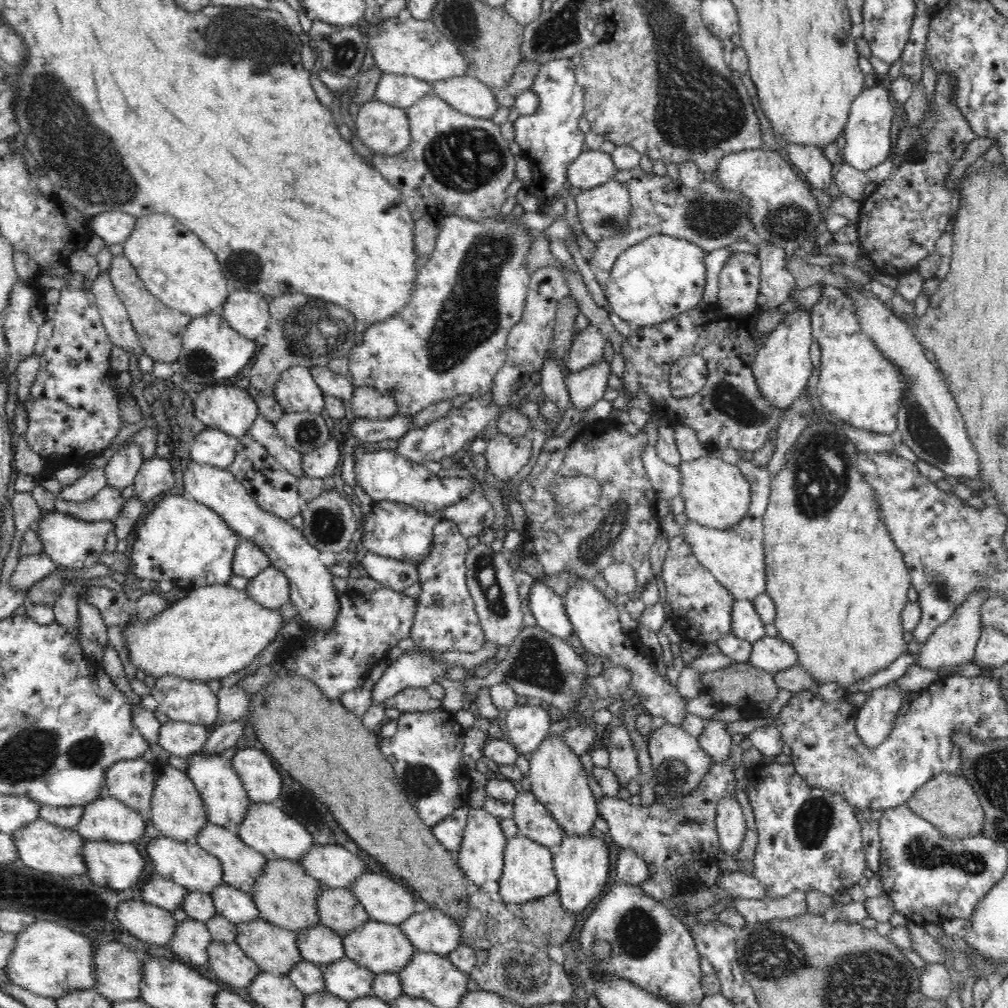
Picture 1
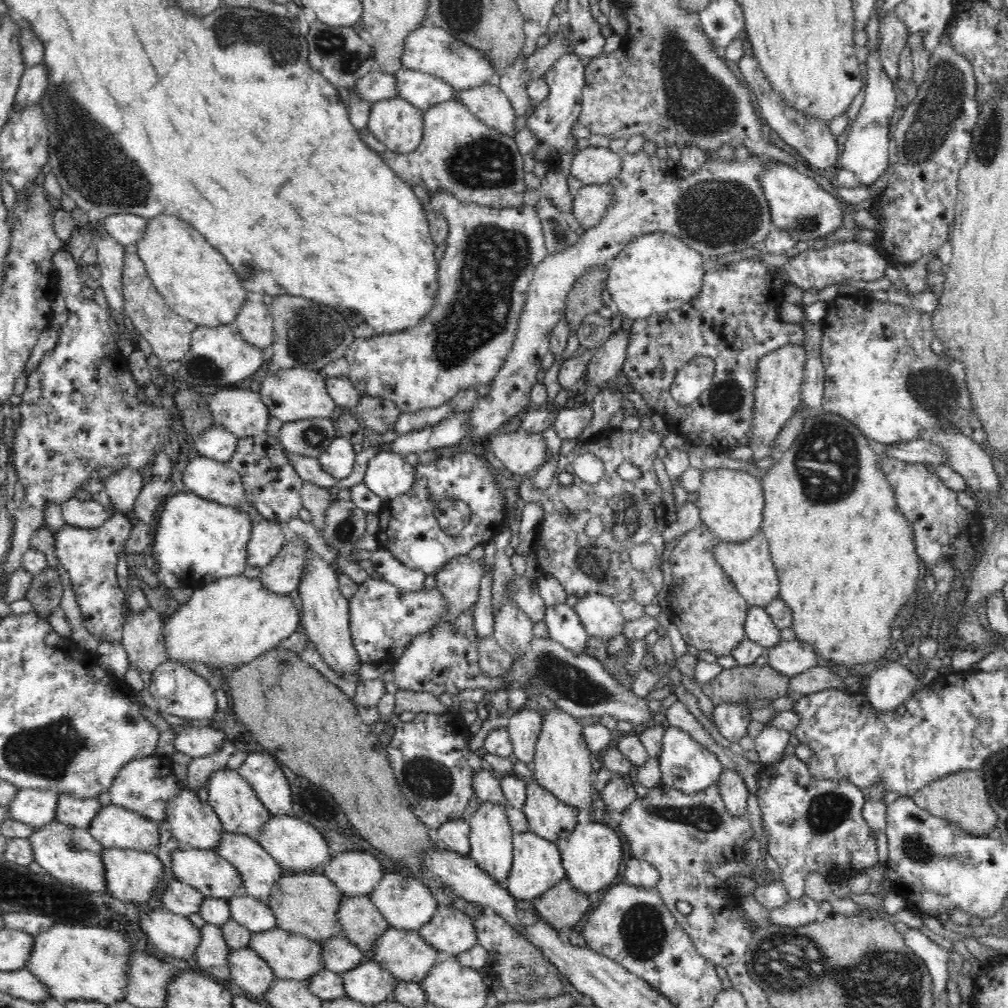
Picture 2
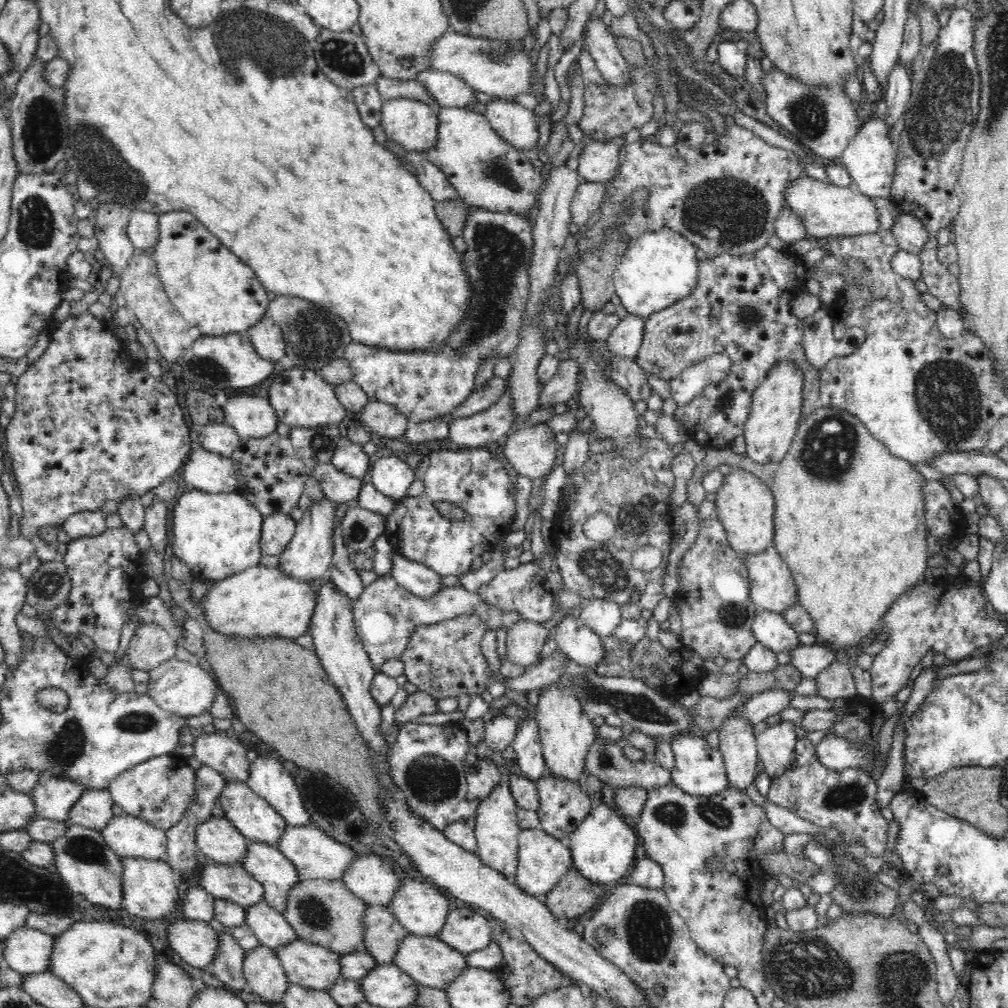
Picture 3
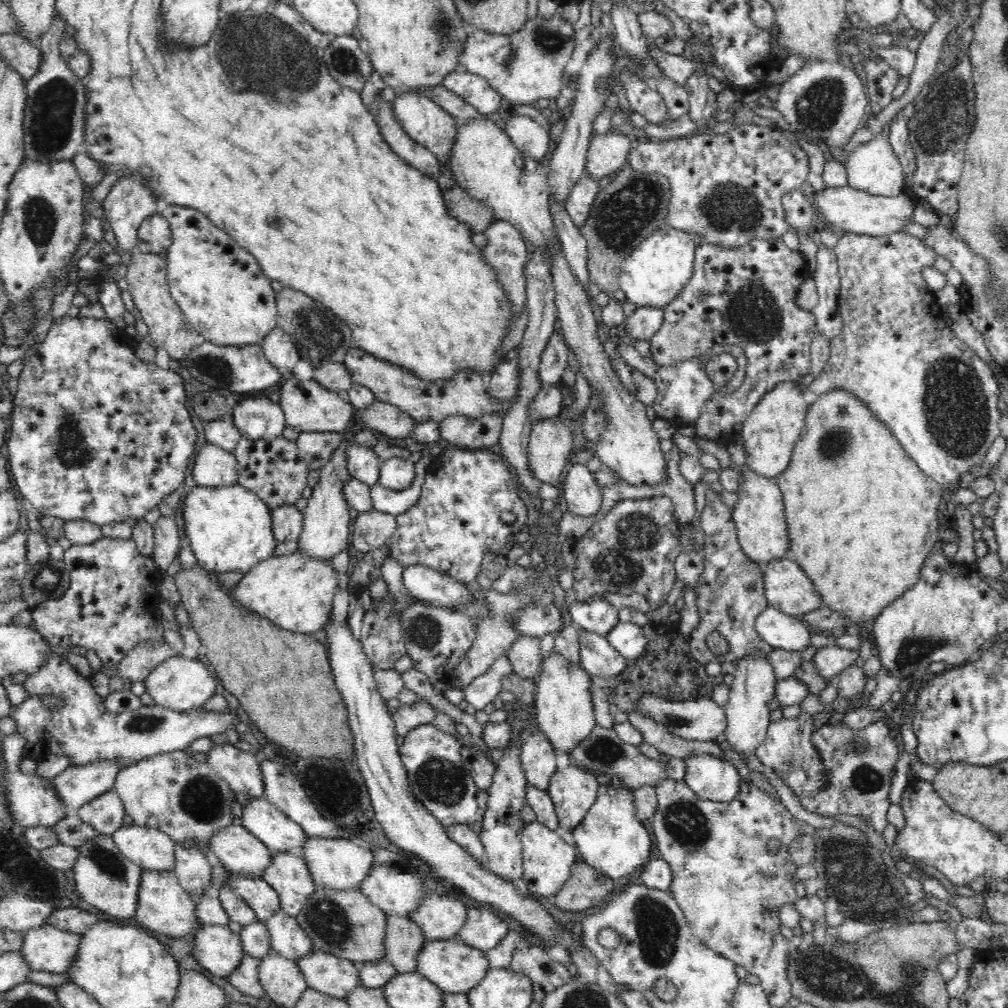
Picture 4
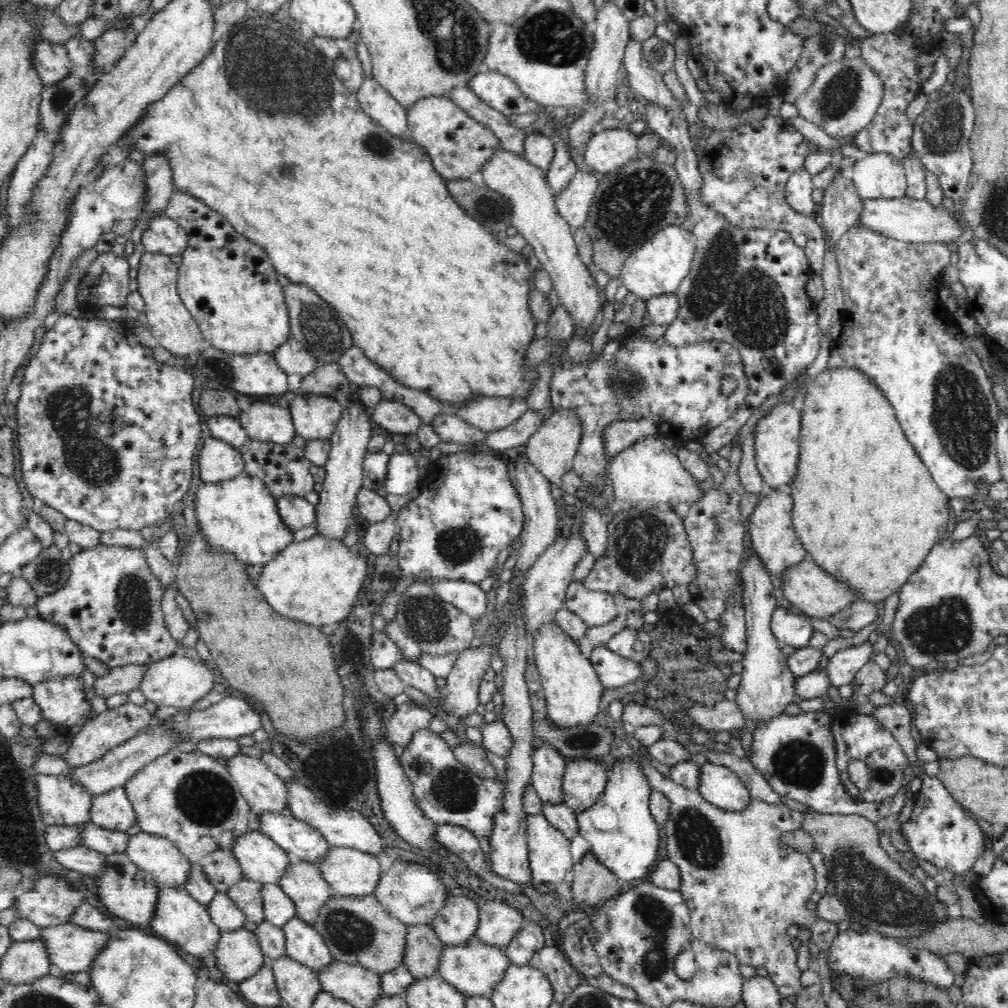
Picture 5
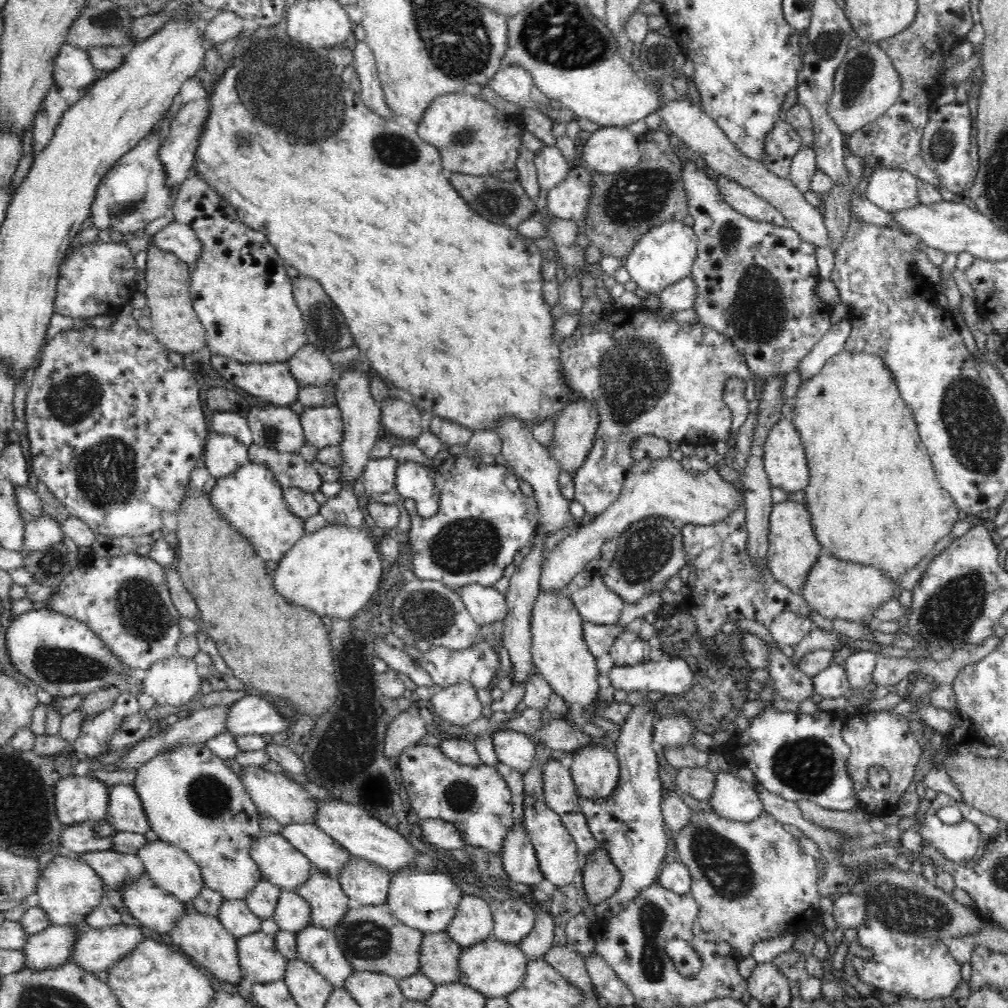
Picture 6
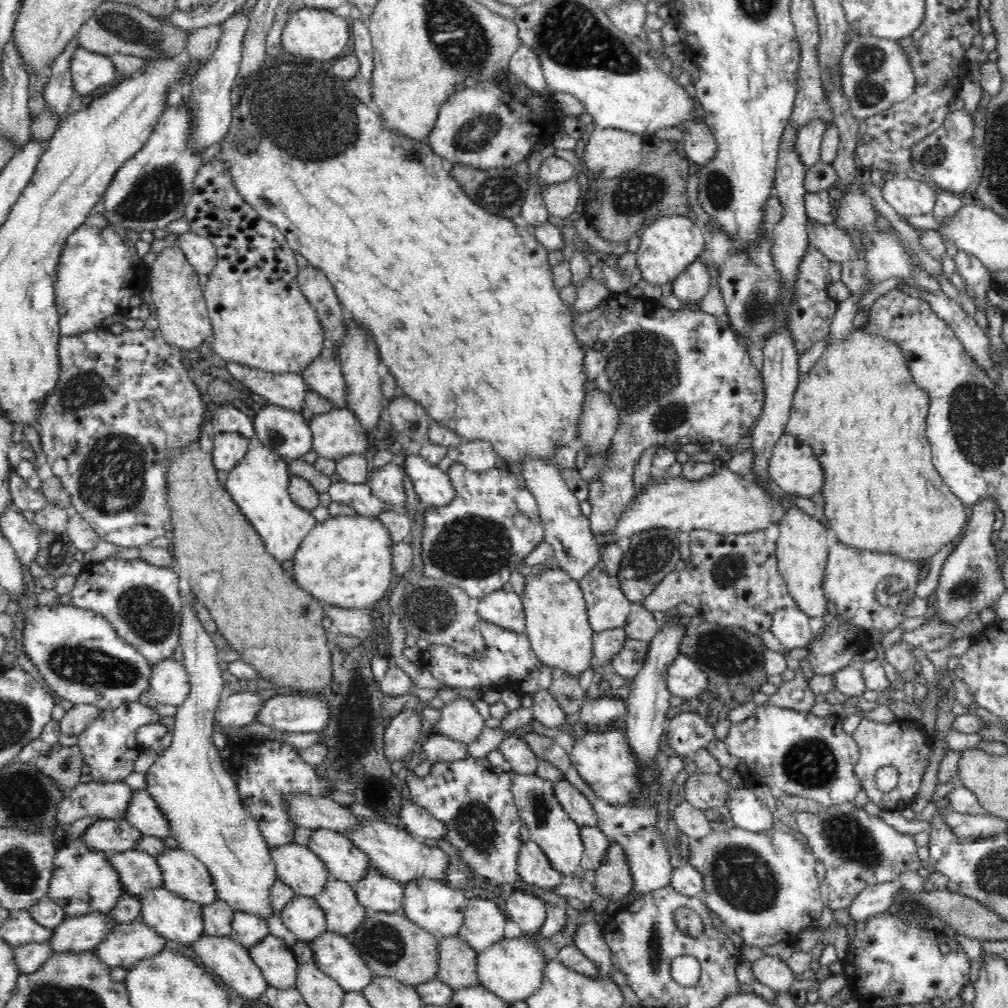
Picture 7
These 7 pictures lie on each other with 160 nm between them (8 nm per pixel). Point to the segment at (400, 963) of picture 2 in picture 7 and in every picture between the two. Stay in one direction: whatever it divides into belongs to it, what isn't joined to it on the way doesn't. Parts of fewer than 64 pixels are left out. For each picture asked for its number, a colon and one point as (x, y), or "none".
3: (427, 960)
4: (452, 966)
5: (474, 968)
6: (493, 968)
7: (511, 969)

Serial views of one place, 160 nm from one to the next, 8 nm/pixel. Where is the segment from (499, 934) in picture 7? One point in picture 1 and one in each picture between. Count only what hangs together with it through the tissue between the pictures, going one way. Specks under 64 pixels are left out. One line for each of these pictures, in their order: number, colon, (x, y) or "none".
1: (384, 900)
2: (405, 903)
3: (420, 907)
4: (439, 917)
5: (457, 921)
6: (473, 921)

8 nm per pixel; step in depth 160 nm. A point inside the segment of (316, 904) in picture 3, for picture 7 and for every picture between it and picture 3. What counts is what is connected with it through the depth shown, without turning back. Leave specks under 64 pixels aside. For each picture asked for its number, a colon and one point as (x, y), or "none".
4: (343, 922)
5: (356, 929)
6: (371, 938)
7: (392, 946)

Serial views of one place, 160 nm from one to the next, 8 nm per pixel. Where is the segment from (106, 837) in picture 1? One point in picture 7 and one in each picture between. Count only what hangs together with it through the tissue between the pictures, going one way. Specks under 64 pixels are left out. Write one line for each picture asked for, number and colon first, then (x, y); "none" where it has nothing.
2: (112, 825)
3: (129, 836)
4: (152, 849)
5: (159, 857)
6: (170, 868)
7: (182, 873)

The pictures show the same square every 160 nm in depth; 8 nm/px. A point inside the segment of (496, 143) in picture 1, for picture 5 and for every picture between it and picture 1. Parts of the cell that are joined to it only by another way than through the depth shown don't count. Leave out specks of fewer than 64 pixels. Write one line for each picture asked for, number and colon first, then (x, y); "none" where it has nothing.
2: (479, 165)
3: (486, 171)
4: (484, 162)
5: (647, 473)

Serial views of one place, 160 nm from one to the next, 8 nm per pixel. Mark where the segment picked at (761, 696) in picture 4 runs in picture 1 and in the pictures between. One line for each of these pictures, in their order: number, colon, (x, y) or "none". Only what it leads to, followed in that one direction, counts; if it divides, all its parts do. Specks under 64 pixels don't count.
1: (731, 825)
2: (734, 791)
3: (737, 743)

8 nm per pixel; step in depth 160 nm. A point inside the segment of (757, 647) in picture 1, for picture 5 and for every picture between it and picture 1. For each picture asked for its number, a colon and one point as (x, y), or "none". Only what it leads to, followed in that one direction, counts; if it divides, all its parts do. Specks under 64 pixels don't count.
2: (789, 657)
3: (810, 660)
4: (831, 661)
5: (841, 668)

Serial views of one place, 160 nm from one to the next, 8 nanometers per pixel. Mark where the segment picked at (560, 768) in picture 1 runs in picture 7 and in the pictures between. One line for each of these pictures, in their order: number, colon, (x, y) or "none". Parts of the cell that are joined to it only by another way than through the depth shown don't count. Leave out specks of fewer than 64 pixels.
2: (562, 765)
3: (566, 734)
4: (566, 716)
5: (572, 689)
6: (561, 656)
7: (556, 620)

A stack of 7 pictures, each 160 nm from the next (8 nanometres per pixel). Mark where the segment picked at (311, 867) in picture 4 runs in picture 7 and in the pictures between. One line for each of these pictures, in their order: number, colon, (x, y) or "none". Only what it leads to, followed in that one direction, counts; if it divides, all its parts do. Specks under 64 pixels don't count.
5: (349, 872)
6: (365, 883)
7: (375, 892)

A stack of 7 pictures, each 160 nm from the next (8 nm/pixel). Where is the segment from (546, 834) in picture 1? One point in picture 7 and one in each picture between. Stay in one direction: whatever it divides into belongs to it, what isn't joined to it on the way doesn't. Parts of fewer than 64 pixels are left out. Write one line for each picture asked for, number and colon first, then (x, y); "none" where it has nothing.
2: (550, 819)
3: (562, 806)
4: (573, 791)
5: (584, 780)
6: (594, 769)
7: (603, 759)

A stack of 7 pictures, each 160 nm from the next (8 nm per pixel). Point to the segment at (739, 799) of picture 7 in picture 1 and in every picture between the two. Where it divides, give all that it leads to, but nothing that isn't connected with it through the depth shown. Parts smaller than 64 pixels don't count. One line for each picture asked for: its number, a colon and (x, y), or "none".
1: (679, 764)
2: (685, 764)
3: (699, 769)
4: (712, 778)
5: (720, 786)
6: (732, 798)

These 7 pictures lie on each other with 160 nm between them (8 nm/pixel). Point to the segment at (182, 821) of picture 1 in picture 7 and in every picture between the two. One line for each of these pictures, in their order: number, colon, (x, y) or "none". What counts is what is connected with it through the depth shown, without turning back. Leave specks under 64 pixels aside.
2: (194, 823)
3: (217, 839)
4: (239, 851)
5: (262, 861)
6: (280, 863)
7: (296, 865)

